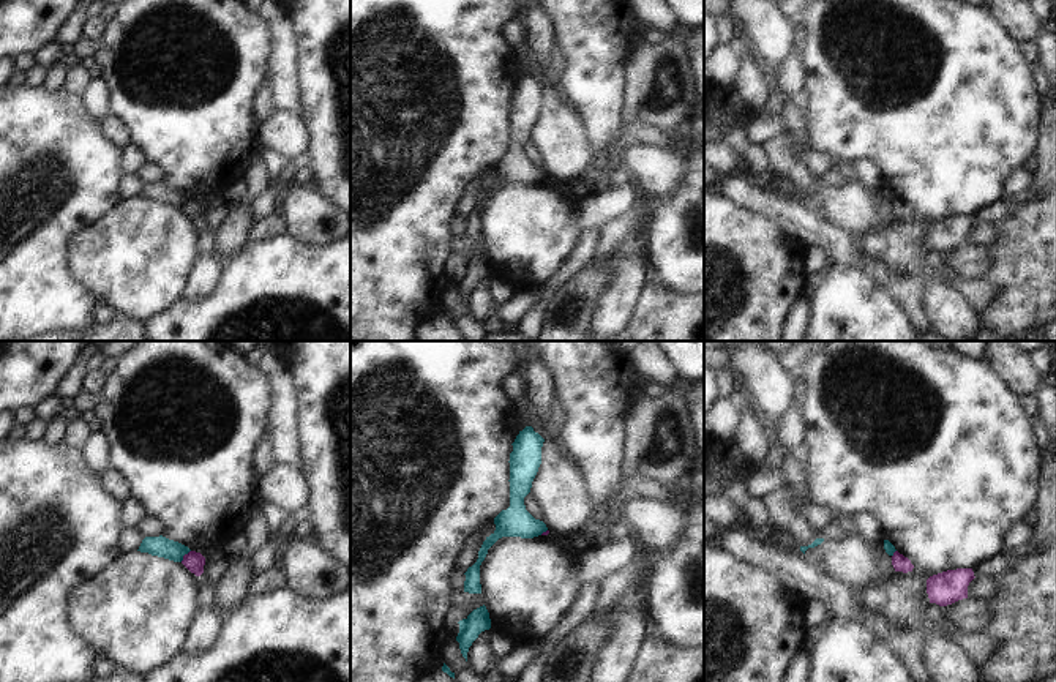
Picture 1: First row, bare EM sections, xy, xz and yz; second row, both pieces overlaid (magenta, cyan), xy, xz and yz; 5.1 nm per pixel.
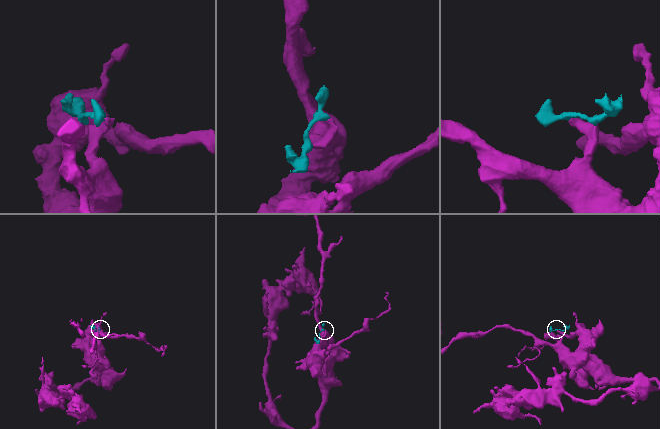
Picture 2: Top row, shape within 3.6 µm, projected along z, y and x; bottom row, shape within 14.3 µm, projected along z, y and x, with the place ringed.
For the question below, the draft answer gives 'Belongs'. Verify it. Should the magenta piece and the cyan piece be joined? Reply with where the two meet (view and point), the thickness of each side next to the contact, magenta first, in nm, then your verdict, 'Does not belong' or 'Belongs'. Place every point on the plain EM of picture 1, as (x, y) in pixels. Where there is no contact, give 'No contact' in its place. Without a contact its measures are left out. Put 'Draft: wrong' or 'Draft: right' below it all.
Touches magenta at xy (183, 202). Thickness 100 nm (magenta) against 110 nm. Does not belong.
Draft: wrong

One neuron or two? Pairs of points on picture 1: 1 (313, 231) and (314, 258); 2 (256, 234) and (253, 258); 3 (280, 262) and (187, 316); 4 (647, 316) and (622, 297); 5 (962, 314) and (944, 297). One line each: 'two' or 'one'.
1: two
2: two
3: one
4: two
5: one

